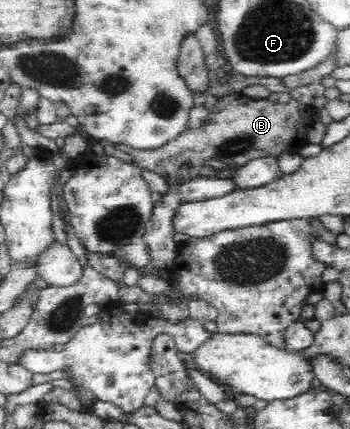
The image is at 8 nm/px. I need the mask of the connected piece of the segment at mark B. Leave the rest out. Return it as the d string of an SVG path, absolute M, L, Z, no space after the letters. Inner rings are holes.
M272 92L264 99L251 98L243 93L226 95L218 98L217 103L211 107L208 119L203 127L199 127L199 129L187 129L179 137L173 139L173 142L167 143L157 149L142 150L129 147L129 145L122 148L127 155L132 155L133 163L137 163L143 169L159 173L165 179L168 186L174 183L176 187L180 188L183 183L189 183L191 179L202 177L231 179L237 169L245 167L253 159L261 159L261 157L267 156L276 157L282 151L298 153L308 143L306 136L311 125L314 123L316 112L317 109L315 107L309 105L309 103L299 103L299 101L291 97L289 92ZM211 159L221 160L223 168L213 169L205 165L205 161Z

